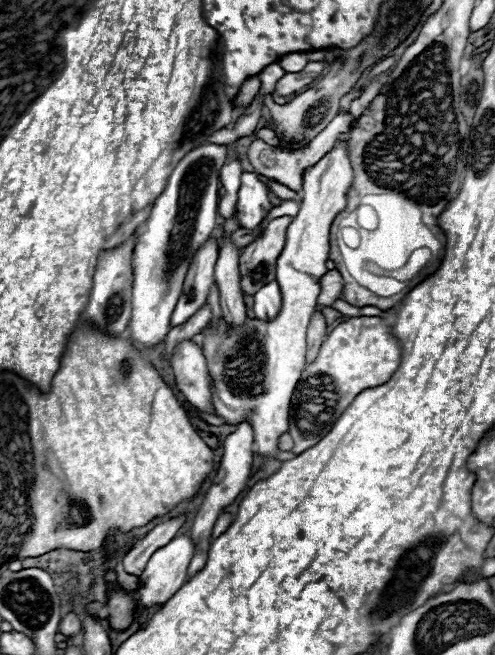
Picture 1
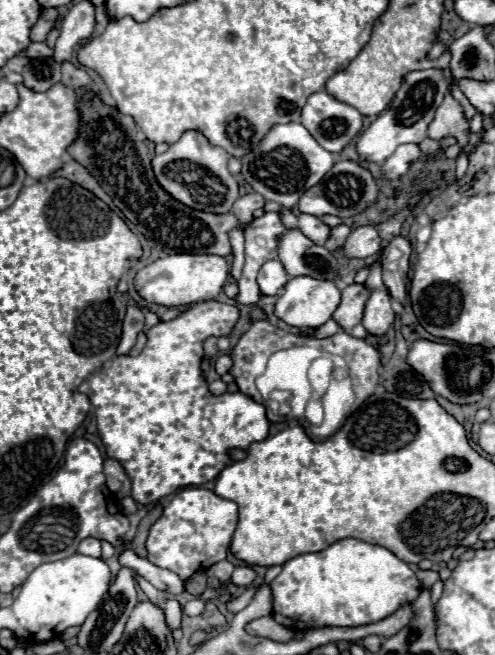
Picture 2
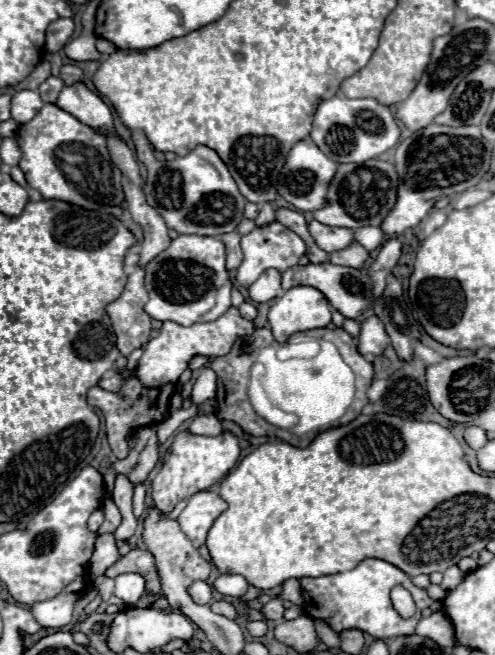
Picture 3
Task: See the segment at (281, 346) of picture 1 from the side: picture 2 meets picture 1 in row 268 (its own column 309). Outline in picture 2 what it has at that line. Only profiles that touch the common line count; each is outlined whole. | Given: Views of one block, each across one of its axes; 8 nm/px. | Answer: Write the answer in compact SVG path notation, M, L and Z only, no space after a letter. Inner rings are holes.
M308 276L292 278L276 300L276 316L294 328L318 328L322 326L340 304L340 288L334 280L316 280Z

